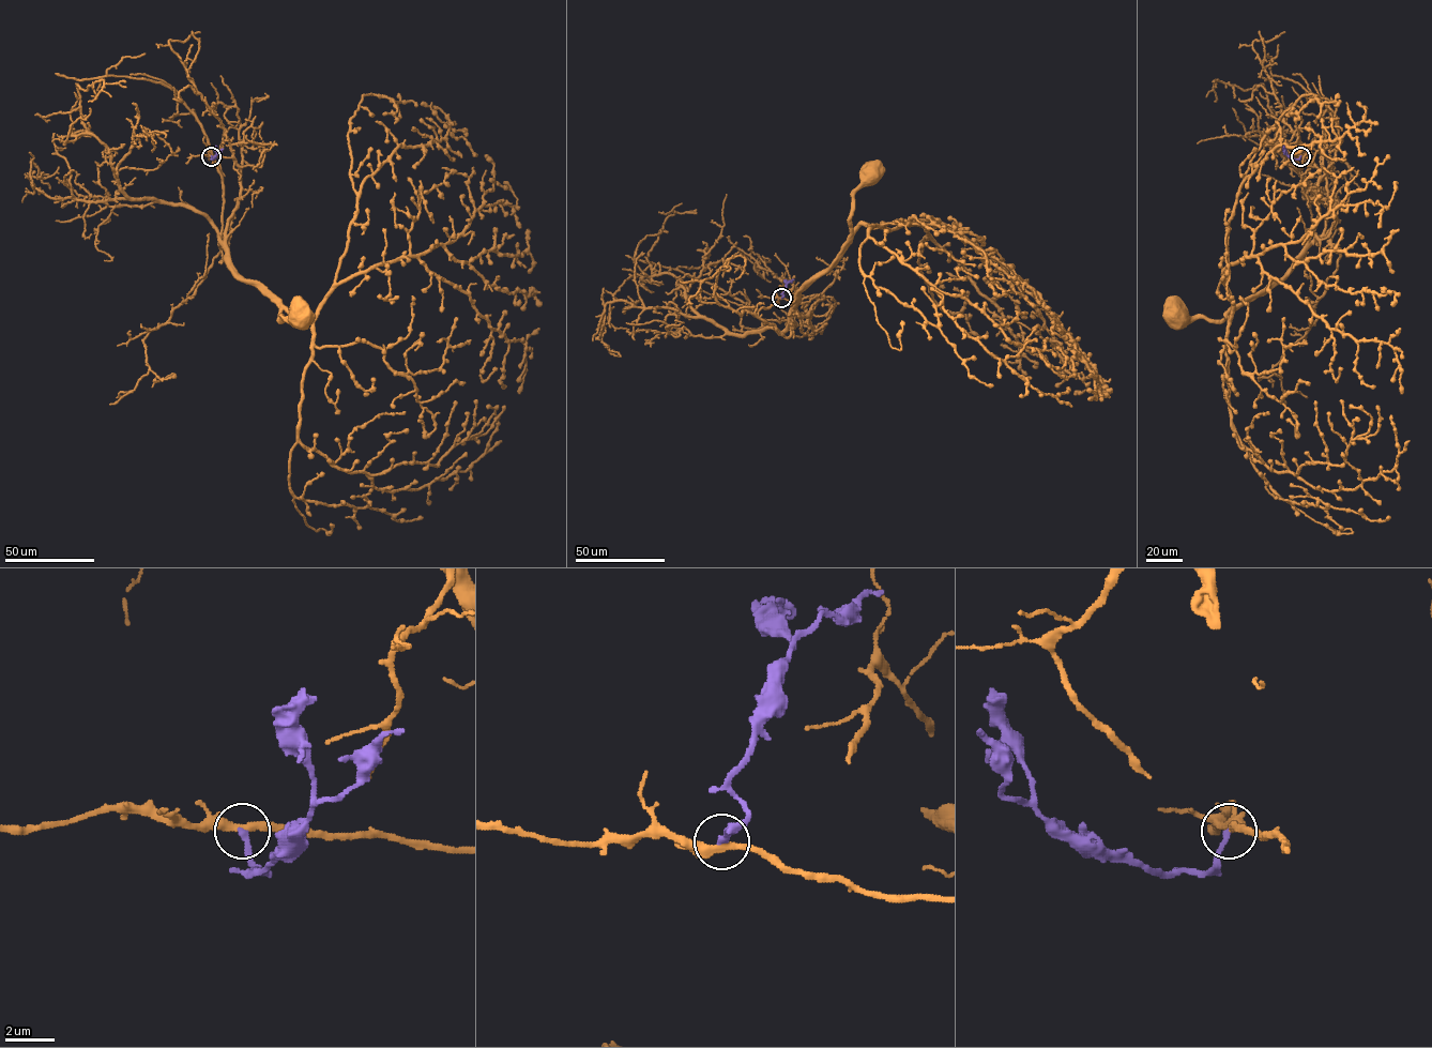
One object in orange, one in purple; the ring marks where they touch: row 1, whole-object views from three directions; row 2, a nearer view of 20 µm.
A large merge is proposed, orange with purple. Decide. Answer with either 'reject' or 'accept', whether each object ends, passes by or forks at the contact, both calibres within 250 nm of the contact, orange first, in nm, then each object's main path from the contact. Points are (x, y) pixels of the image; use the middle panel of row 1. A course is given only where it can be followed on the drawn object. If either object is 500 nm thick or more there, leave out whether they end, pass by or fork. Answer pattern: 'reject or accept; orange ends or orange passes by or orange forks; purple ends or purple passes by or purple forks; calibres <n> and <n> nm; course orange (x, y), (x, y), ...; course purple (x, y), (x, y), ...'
reject; orange passes by; purple ends; calibres 340 and 240 nm; course orange (781, 298), (800, 302), (810, 316), (797, 310), (796, 297), (831, 266), (847, 240), (854, 191), (868, 170); course purple (781, 298), (785, 287), (793, 279)

